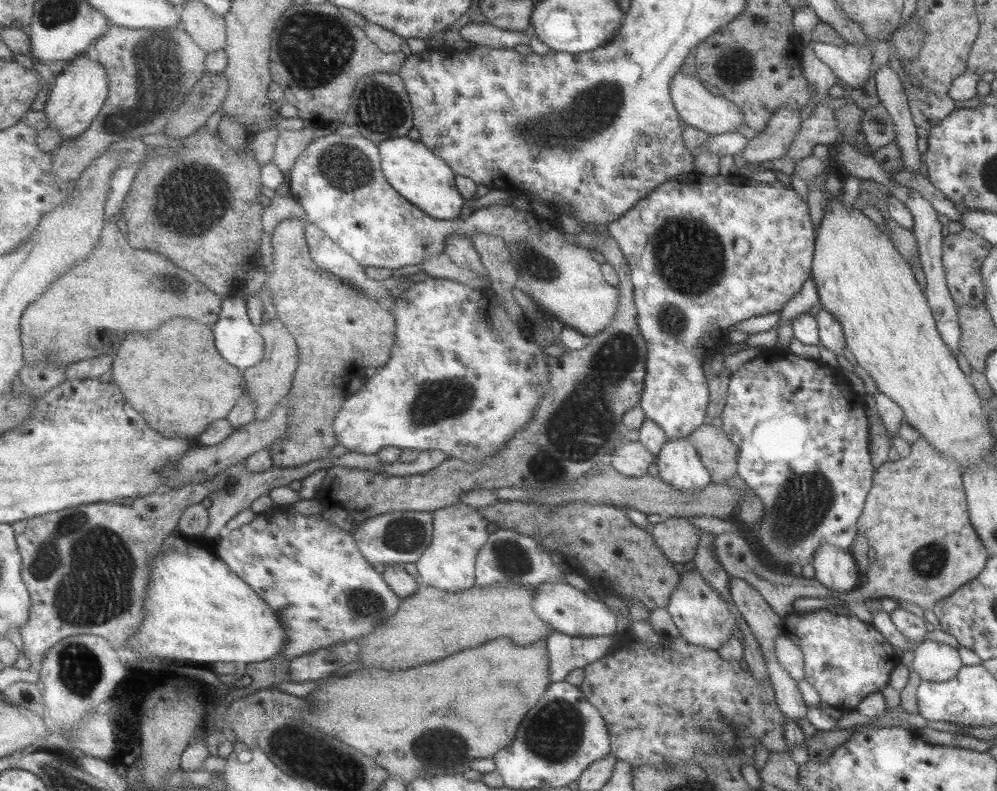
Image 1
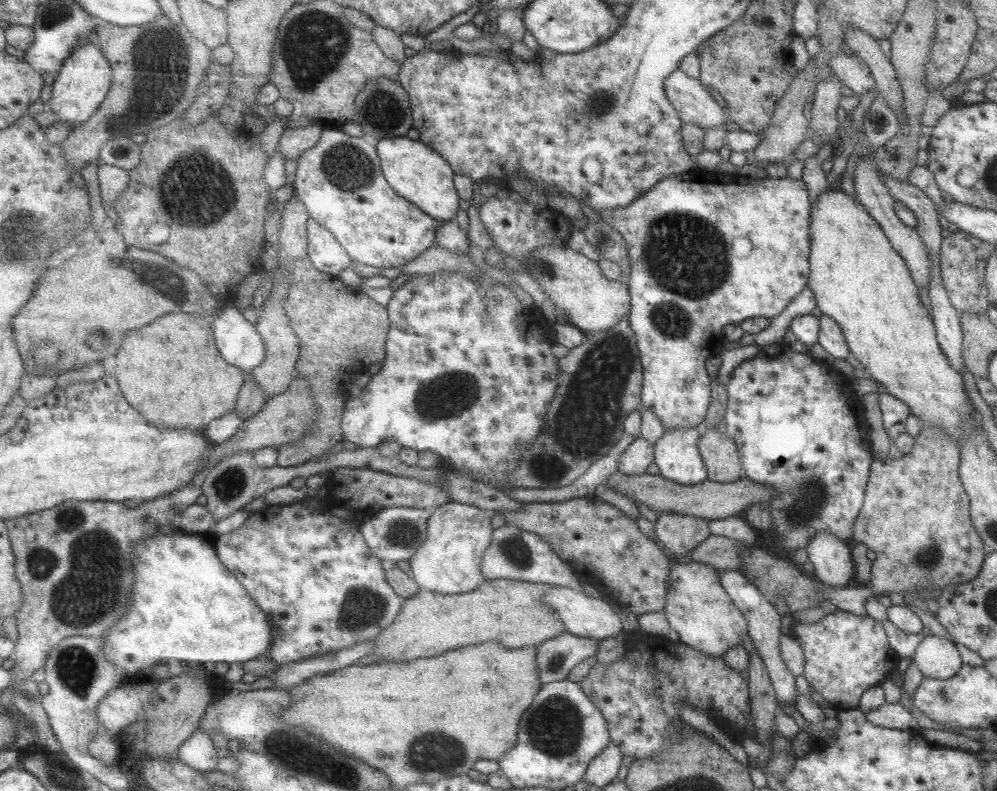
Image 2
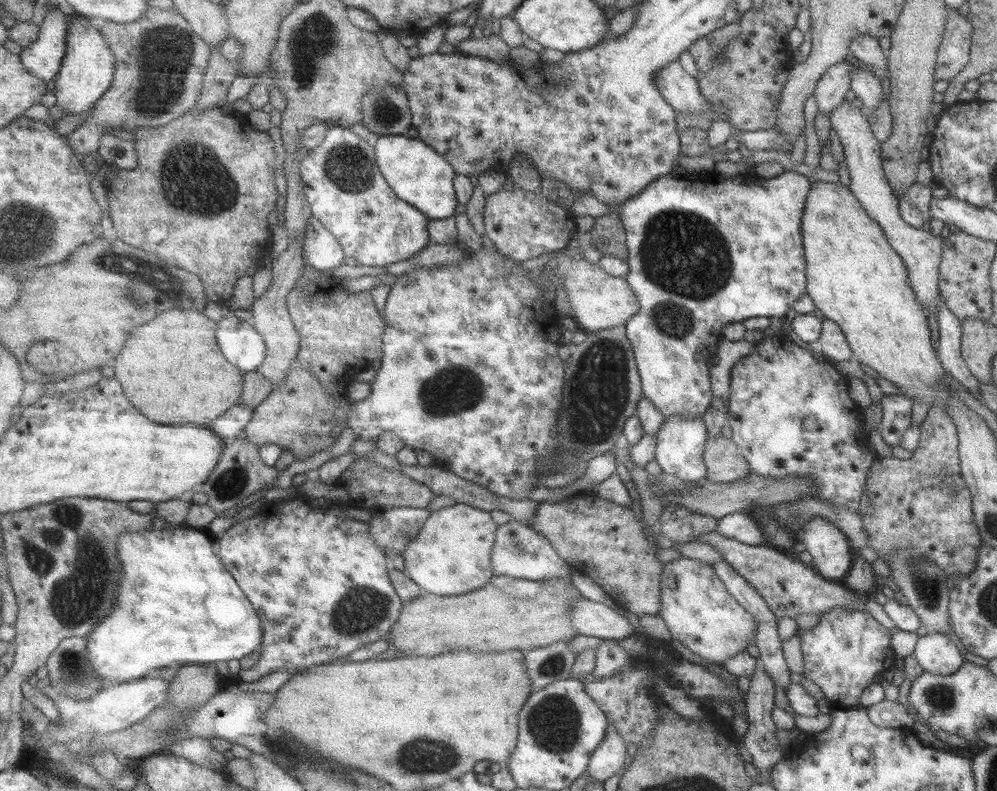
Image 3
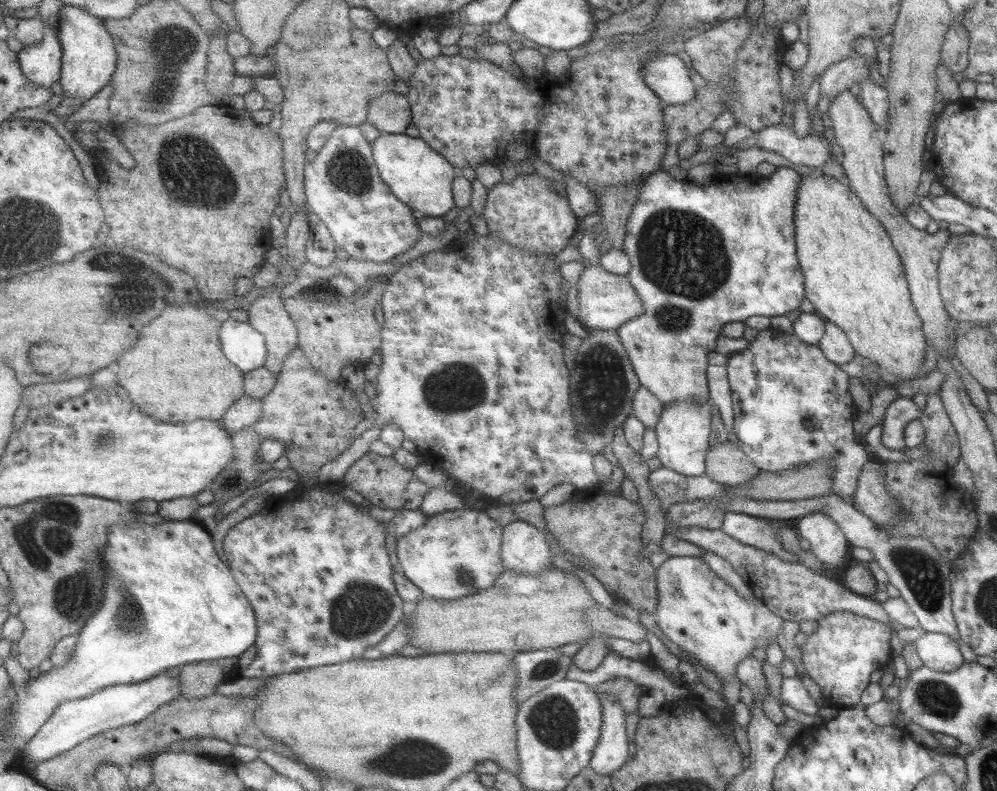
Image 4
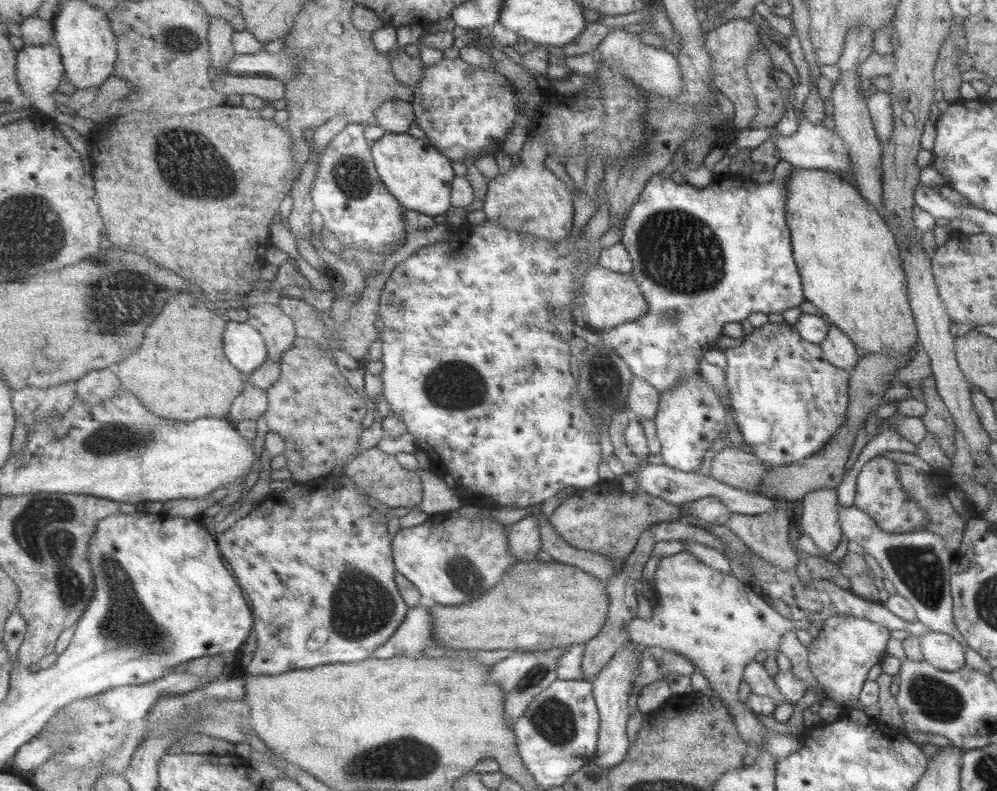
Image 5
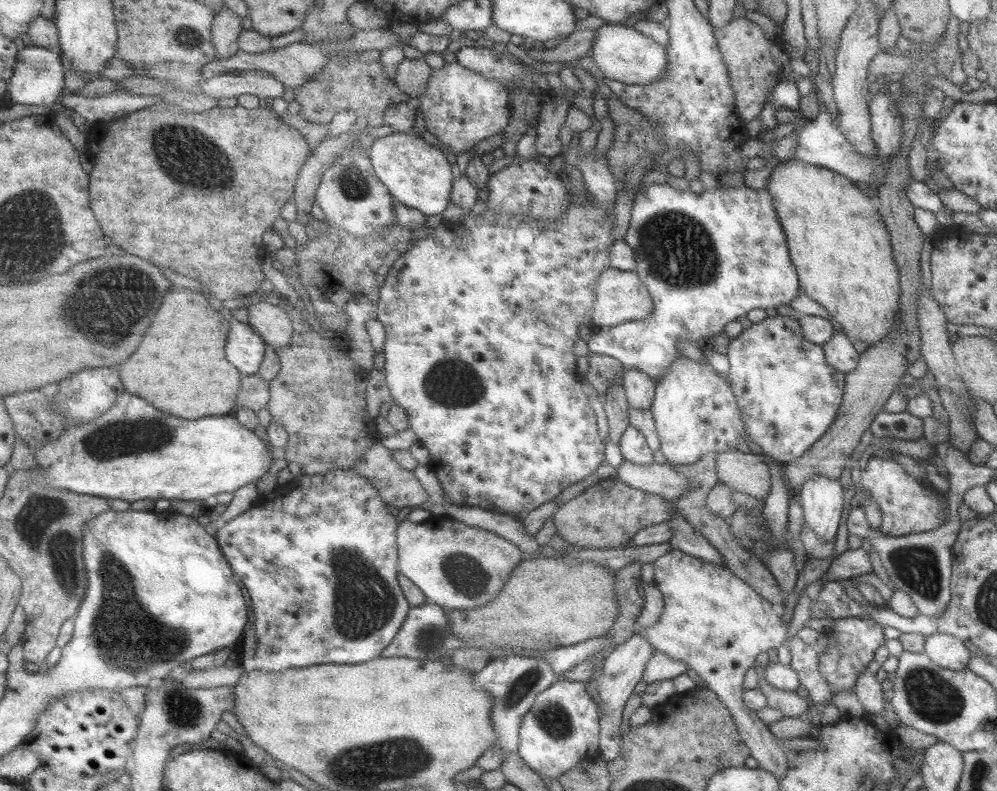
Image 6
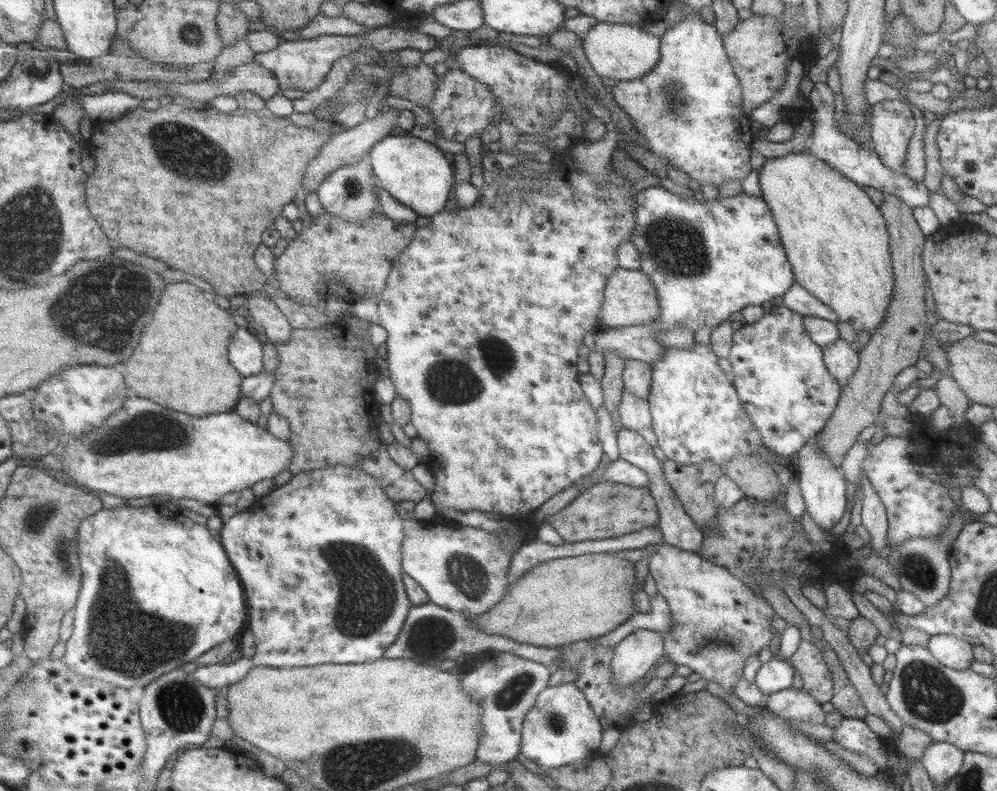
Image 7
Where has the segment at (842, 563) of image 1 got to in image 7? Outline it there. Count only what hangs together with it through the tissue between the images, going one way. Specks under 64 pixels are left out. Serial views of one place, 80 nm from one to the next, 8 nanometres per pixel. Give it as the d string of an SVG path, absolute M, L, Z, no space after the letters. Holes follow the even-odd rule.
M811 435L797 450L794 458L797 458L797 469L799 469L797 482L804 501L804 509L813 522L823 532L833 526L845 514L845 478L841 476L838 468L833 468L831 462L821 454L818 448L818 435Z

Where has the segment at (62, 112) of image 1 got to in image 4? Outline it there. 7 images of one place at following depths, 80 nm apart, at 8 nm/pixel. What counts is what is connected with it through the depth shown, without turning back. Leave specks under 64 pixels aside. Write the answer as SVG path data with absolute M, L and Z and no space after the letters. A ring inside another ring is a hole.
M66 5L59 16L61 45L64 47L60 80L65 89L63 98L75 97L87 102L112 82L119 60L116 43L105 20L79 6Z

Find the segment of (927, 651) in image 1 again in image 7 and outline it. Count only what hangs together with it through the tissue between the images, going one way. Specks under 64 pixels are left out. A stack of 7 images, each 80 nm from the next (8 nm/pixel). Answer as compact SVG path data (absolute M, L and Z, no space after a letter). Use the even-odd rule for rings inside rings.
M935 634L926 647L937 662L953 670L965 670L974 660L971 645L956 636Z

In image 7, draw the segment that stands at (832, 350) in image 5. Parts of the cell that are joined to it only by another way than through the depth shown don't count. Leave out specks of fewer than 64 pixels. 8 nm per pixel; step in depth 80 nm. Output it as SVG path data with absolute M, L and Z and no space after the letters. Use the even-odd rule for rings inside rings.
M841 338L822 347L822 359L828 373L841 383L841 388L859 364L858 353Z

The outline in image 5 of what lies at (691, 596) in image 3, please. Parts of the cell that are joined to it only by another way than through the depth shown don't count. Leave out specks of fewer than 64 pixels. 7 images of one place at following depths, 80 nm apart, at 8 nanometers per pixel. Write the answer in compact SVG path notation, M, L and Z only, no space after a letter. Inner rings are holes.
M685 550L660 558L651 583L652 590L656 594L656 603L652 606L652 617L647 620L635 618L628 622L626 629L630 642L643 648L659 646L663 650L680 654L693 666L696 666L696 670L707 679L715 696L718 699L721 698L720 701L726 706L741 741L749 747L750 752L757 751L762 746L761 735L763 735L764 726L753 715L754 712L741 703L737 695L739 682L742 681L743 669L760 650L776 652L780 638L785 632L788 630L803 630L803 628L809 626L810 622L791 620L781 616L765 600L761 600L749 584L703 564Z

